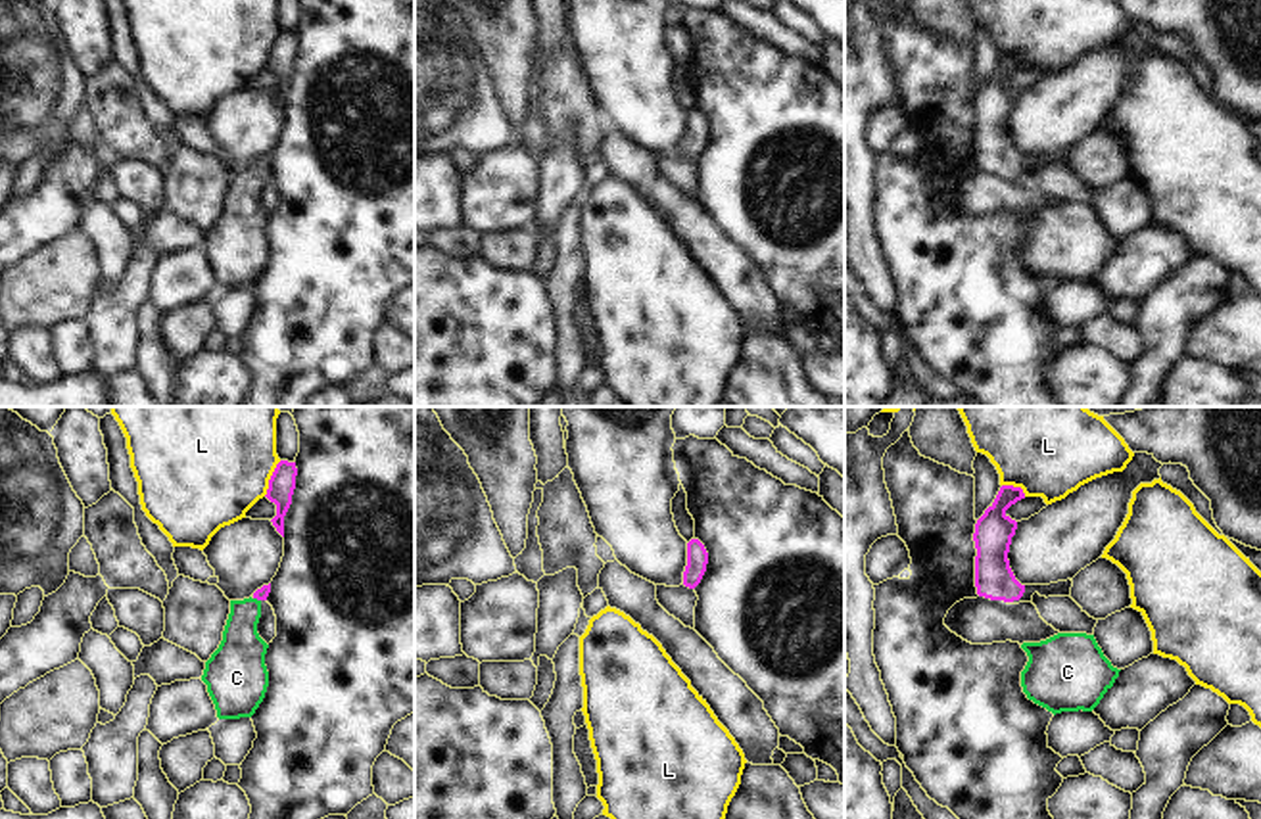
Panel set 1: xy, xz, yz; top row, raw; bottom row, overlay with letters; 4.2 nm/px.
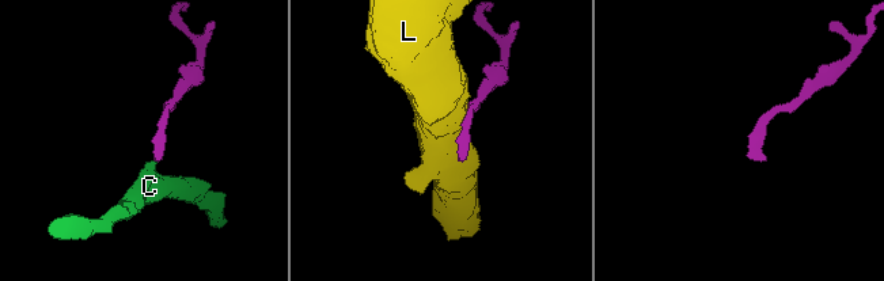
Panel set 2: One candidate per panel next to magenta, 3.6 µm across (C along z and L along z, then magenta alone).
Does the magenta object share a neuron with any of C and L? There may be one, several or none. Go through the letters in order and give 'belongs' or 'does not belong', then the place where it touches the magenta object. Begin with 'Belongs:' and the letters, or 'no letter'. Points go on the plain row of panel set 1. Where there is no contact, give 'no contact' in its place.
Belongs: C
C: belongs | xy (258, 169)
L: does not belong | xy (271, 48)

